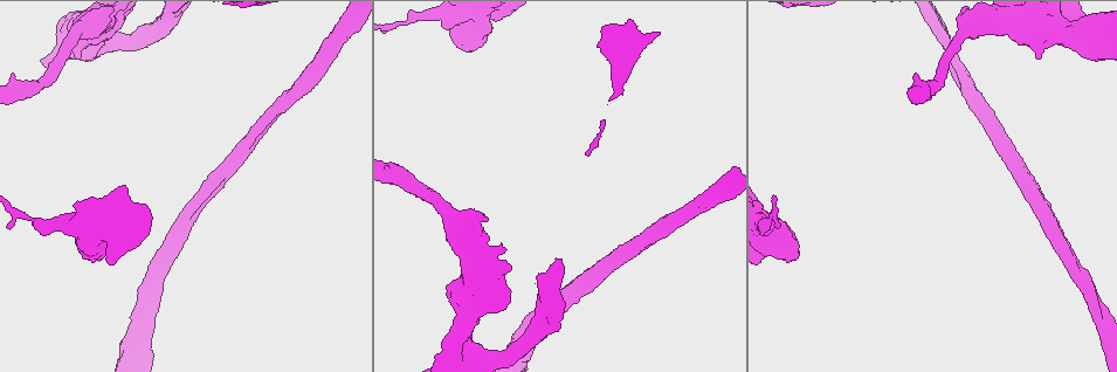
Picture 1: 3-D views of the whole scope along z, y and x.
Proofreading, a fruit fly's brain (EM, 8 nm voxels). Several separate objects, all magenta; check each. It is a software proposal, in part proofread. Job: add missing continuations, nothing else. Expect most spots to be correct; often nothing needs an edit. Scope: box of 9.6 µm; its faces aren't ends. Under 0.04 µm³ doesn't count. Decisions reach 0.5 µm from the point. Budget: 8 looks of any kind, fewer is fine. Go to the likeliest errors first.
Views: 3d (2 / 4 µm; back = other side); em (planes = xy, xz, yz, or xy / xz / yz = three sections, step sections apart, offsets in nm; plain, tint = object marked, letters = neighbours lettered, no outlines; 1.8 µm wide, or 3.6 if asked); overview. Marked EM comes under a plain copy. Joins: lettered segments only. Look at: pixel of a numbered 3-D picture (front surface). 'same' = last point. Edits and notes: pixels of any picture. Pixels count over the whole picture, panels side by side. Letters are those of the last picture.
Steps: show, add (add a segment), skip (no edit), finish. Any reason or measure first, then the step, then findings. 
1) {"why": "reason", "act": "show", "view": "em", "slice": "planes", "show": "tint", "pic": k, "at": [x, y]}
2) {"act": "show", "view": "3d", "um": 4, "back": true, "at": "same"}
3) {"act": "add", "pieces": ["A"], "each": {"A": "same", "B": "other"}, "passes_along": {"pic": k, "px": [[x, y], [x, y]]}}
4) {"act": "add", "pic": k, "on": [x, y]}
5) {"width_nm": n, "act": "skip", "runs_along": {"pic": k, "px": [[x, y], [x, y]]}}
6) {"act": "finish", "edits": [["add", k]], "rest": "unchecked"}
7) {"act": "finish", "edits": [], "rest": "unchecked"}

{"why": "free end", "act": "show", "view": "3d", "um": 4, "pic": 1, "at": [78, 59]}

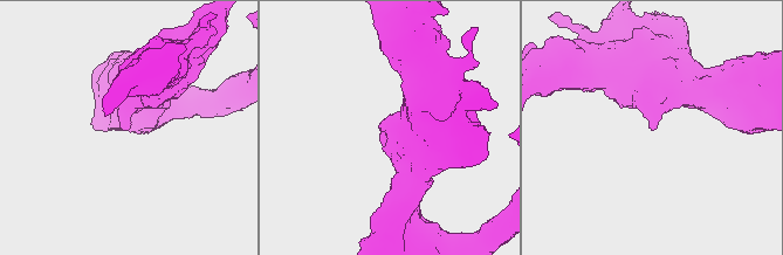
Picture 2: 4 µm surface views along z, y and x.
{"why": "need the tissue", "act": "show", "view": "em", "slice": "planes", "show": "letters", "pic": 2, "at": [122, 129]}

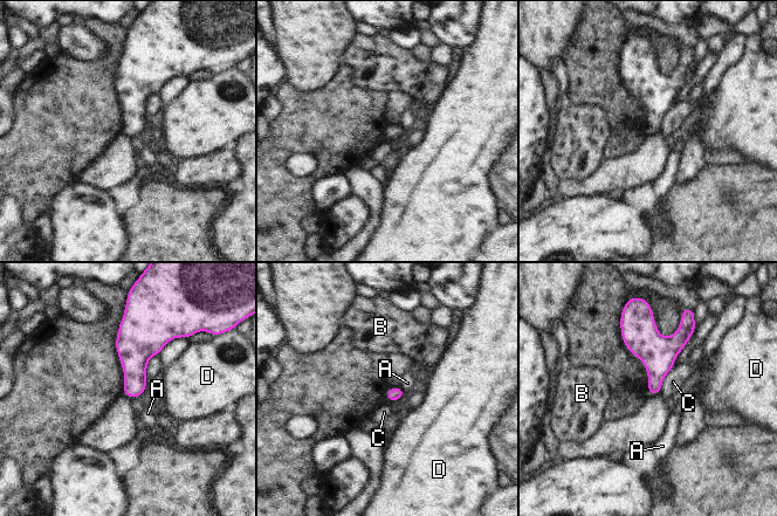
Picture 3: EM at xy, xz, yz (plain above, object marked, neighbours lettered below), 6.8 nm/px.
{"act": "skip", "each": {"A": "other", "B": "other", "C": "other", "D": "other"}, "border": {"pic": 3, "px": [[674, 365], [665, 376], [659, 392]]}, "found": "no lettered segment goes on from it"}

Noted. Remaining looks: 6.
{"act": "show", "view": "em", "slice": "xy", "step": 8, "show": "letters", "pic": 1, "at": [509, 343]}

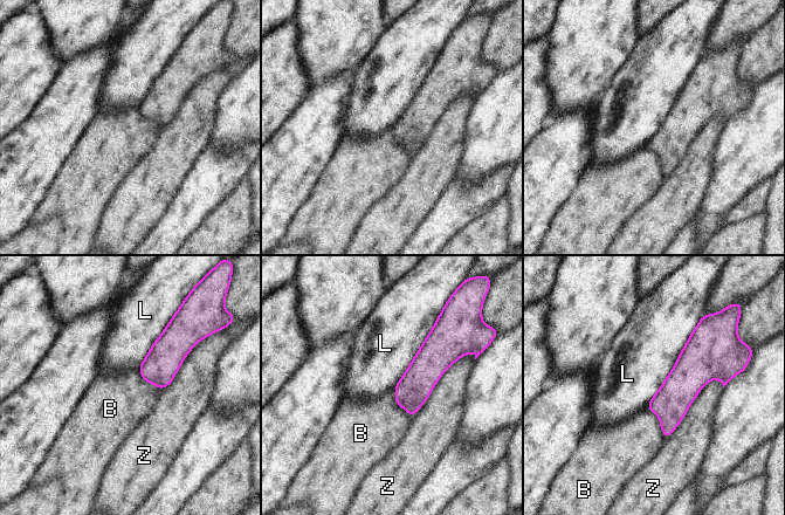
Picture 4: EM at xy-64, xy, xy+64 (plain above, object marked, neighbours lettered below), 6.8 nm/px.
{"act": "skip", "each": {"B": "other", "L": "other", "Z": "other"}, "border": {"pic": 4, "px": [[700, 320], [674, 366], [646, 405]]}, "found": "no lettered segment goes on from it"}

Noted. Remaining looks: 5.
{"why": "abrupt turn", "act": "show", "view": "em", "slice": "yz", "step": 4, "show": "tint", "pic": 1, "at": [933, 21]}

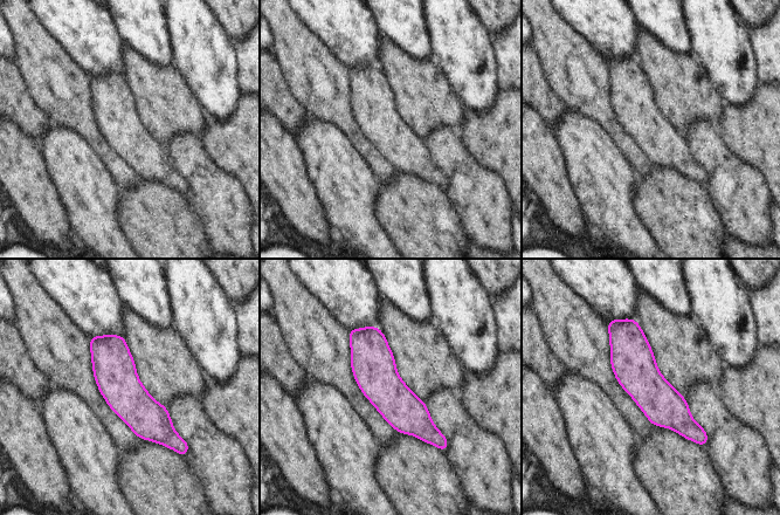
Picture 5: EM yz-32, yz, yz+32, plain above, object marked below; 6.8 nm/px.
{"act": "show", "view": "em", "slice": "yz", "step": 4, "show": "letters", "at": "same"}

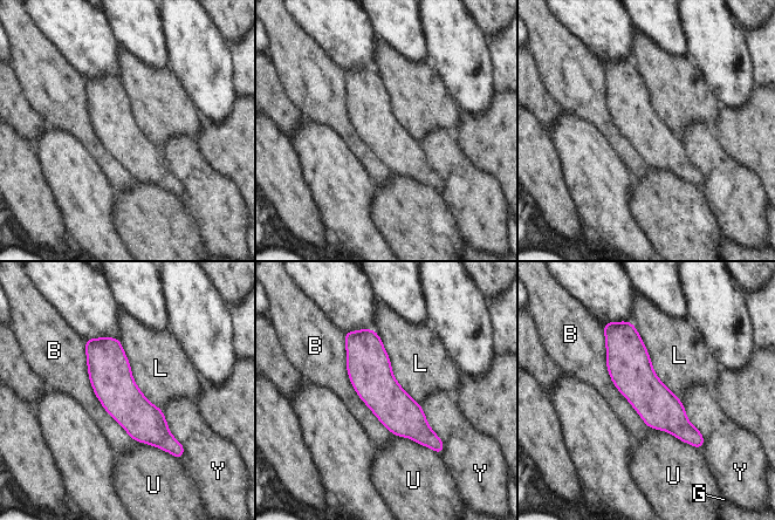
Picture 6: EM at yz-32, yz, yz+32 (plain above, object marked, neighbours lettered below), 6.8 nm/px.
{"longest_contact_nm": ["B", 750], "act": "skip", "each": {"B": "other", "G": "other", "L": "other", "U": "other", "Y": "other"}, "border": {"pic": 6, "px": [[632, 323], [656, 376], [679, 399]]}, "found": "no lettered segment goes on from it"}

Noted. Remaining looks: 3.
{"act": "finish", "edits": [], "rest": "unchecked"}

